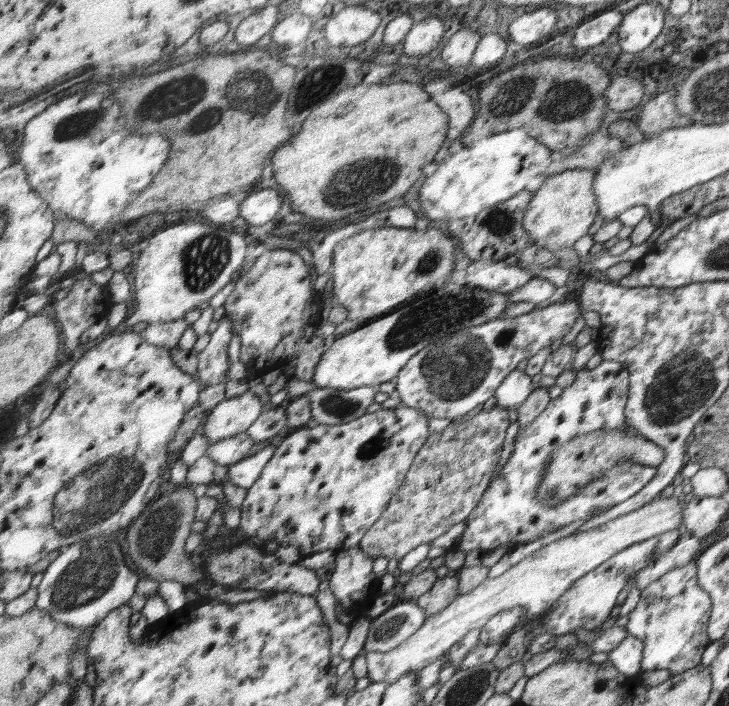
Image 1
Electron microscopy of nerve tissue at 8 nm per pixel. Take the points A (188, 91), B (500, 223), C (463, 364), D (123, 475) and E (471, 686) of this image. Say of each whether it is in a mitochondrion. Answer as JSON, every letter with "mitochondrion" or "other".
{"A":"mitochondrion","B":"mitochondrion","C":"mitochondrion","D":"mitochondrion","E":"mitochondrion"}

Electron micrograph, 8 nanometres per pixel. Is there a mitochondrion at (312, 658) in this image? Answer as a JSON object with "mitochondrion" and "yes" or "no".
{"mitochondrion":"no"}

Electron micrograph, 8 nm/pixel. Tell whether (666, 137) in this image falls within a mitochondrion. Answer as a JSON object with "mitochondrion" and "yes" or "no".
{"mitochondrion":"no"}

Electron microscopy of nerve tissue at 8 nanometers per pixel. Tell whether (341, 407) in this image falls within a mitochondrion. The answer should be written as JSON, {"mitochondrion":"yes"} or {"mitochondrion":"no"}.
{"mitochondrion":"yes"}

